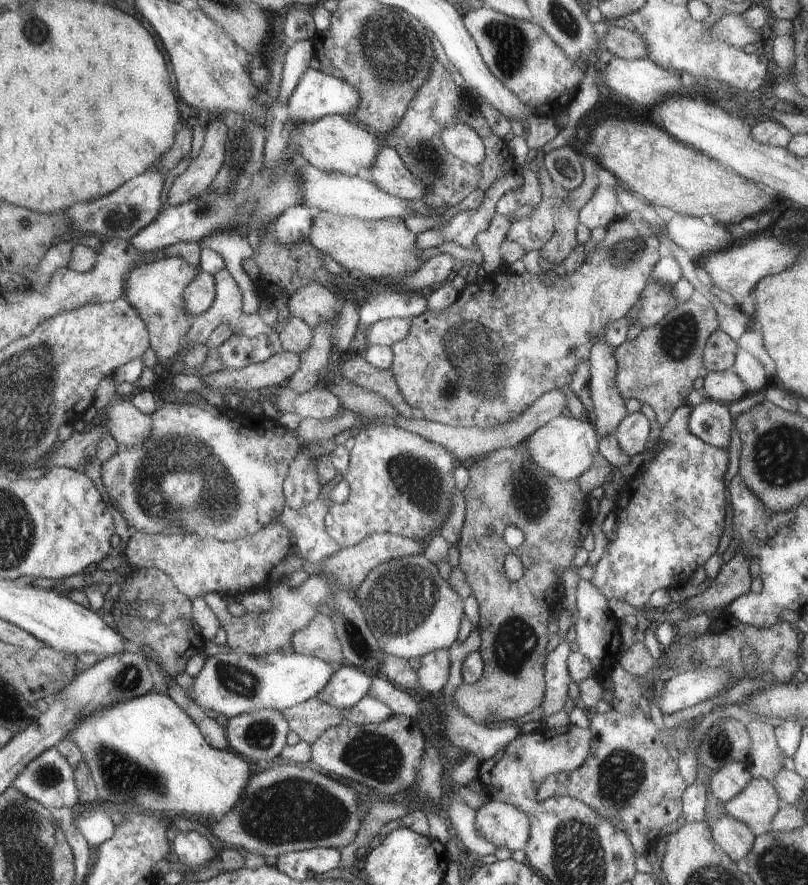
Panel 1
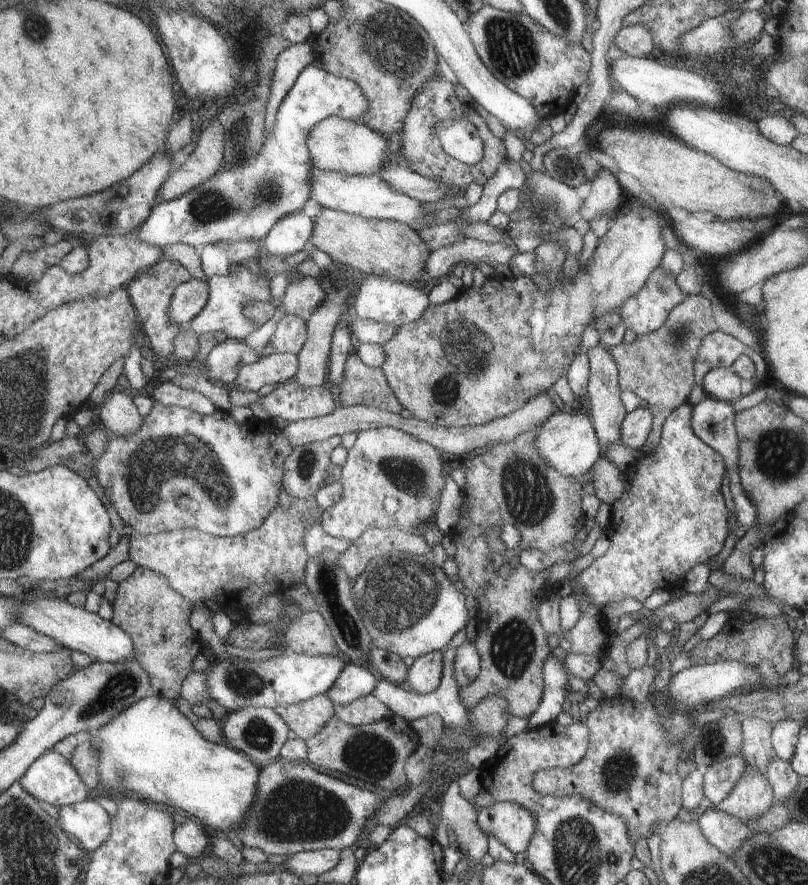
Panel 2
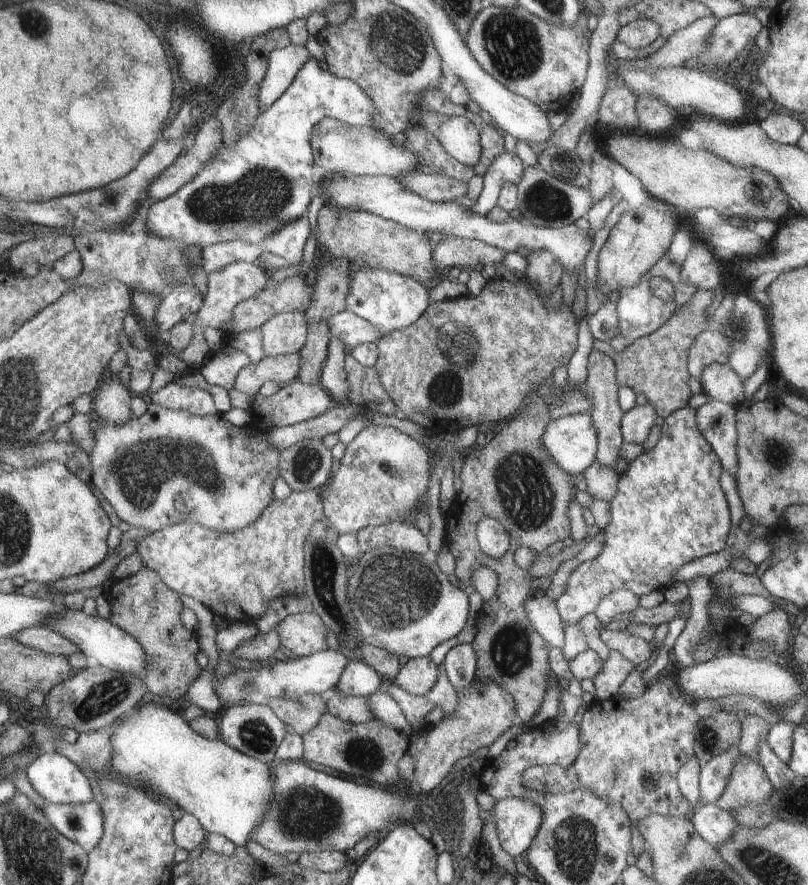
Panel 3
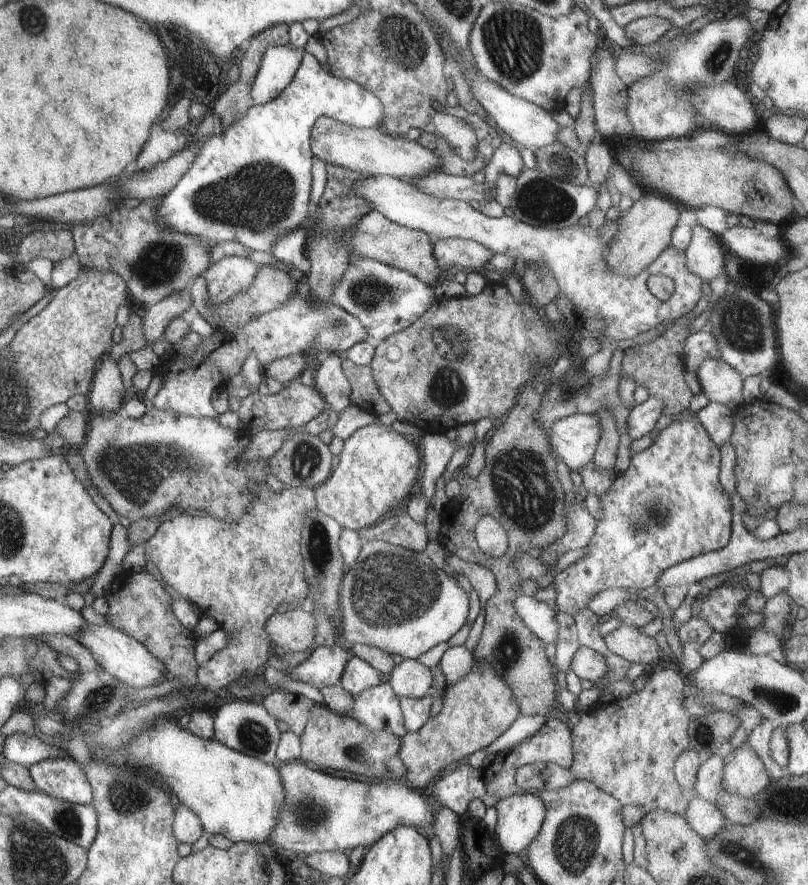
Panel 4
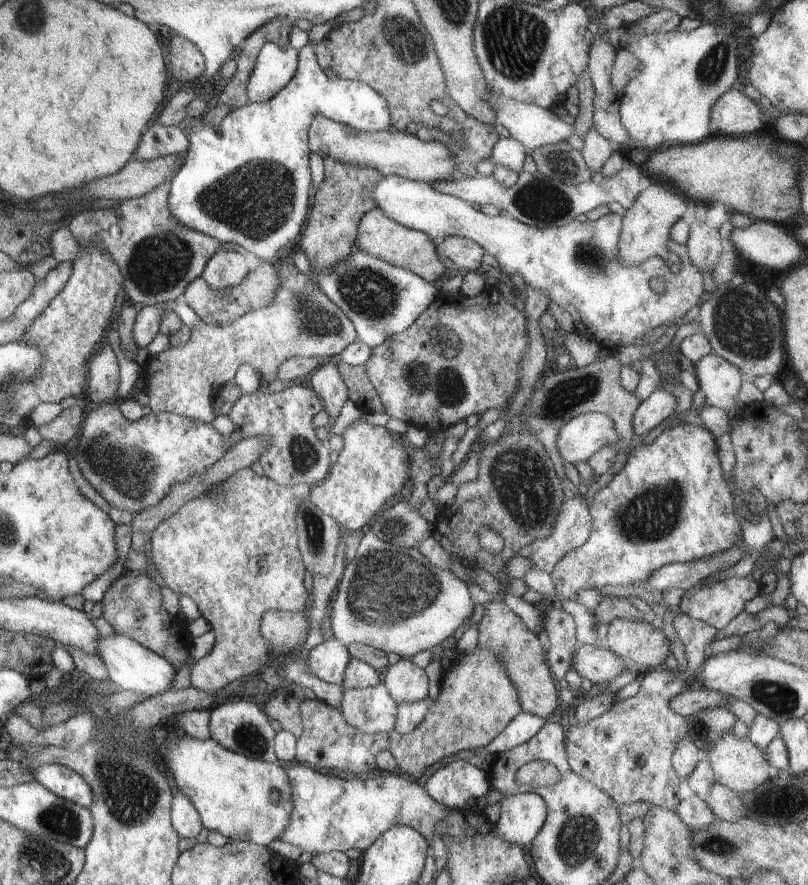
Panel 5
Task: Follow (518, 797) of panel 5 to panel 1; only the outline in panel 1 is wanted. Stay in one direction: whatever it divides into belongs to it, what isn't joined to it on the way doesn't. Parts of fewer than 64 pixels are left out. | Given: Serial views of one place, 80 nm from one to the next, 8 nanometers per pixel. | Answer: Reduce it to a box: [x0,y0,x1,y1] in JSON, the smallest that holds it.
[475,801,529,853]

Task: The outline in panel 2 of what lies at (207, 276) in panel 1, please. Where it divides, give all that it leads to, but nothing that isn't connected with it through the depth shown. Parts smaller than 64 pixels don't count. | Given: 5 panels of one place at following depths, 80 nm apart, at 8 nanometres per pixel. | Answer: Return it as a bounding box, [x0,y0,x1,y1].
[169,279,208,326]

